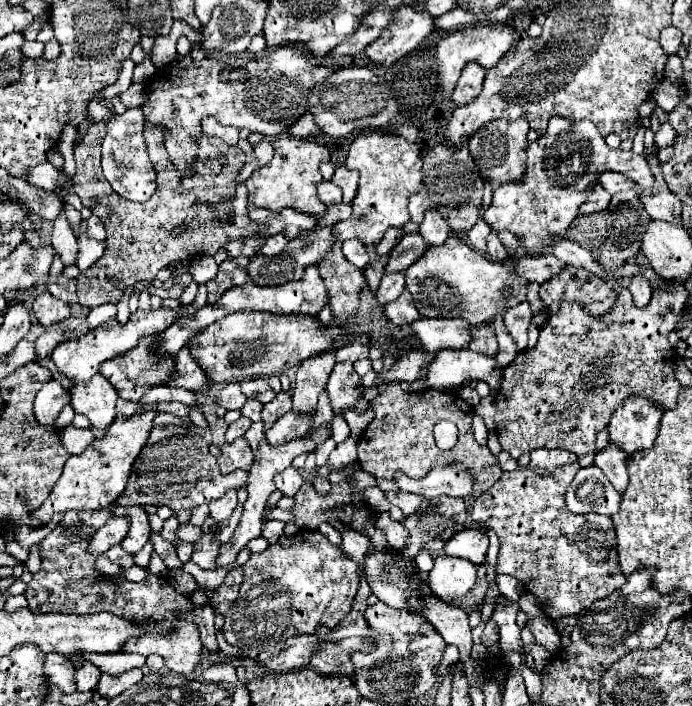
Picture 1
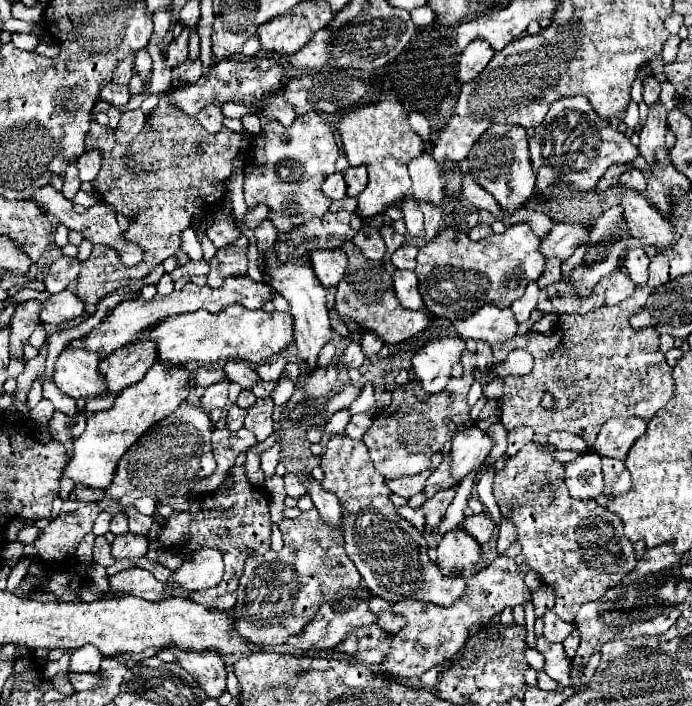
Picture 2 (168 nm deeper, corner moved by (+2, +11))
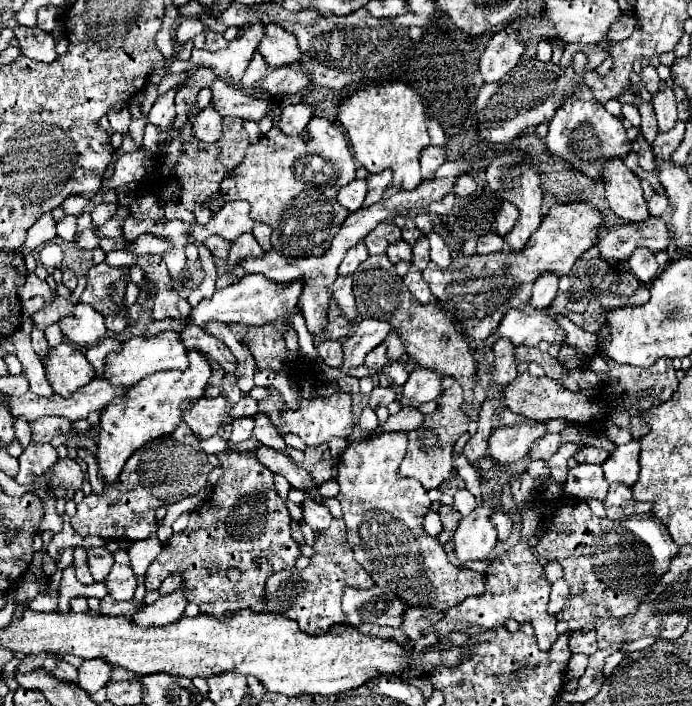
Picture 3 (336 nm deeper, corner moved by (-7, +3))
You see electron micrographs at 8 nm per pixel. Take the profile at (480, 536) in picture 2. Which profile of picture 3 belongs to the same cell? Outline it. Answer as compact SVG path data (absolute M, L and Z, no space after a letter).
M494 512L491 516L491 523L497 530L498 541L503 542L508 539L513 529L513 521L508 513Z

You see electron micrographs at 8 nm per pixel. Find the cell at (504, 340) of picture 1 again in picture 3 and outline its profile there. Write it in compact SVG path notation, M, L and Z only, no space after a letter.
M559 318L557 322L563 326L567 334L567 344L583 350L583 354L587 356L593 356L597 352L597 334L587 334L579 326L575 326L569 318Z

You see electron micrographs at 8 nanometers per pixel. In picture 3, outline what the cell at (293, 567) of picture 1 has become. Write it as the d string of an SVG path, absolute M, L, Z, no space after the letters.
M333 520L331 528L319 532L313 544L313 556L305 570L281 570L267 580L267 612L281 614L295 620L299 628L307 634L323 634L333 624L345 624L347 616L341 608L341 598L345 588L367 590L375 582L361 568L347 542L343 520Z

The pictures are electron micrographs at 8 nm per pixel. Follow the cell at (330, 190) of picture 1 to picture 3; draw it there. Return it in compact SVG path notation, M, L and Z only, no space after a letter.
M353 180L351 184L347 184L347 186L343 186L339 190L337 200L349 212L355 212L355 210L359 210L363 206L365 194L367 194L367 180Z

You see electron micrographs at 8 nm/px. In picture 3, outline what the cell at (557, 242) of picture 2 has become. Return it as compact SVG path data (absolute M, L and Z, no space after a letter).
M649 218L643 224L627 224L621 228L603 228L599 242L595 244L601 250L603 258L615 258L615 260L627 260L635 248L647 246L653 252L661 252L671 244L671 232L667 228L667 222L663 218Z

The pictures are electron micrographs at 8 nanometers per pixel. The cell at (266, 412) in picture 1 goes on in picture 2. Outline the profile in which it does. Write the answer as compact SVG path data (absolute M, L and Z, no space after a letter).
M258 398L256 404L248 408L244 428L254 432L256 440L266 440L272 434L272 430L274 430L274 426L272 426L274 424L272 422L272 410L274 410L272 398Z

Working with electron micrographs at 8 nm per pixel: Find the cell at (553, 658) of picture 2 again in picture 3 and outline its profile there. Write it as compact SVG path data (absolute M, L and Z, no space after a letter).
M521 536L521 540L511 550L495 558L489 570L485 572L485 578L487 578L485 596L471 596L469 600L463 600L457 608L449 608L445 612L441 624L437 624L439 642L433 648L425 650L421 656L423 668L435 668L437 664L453 664L461 660L463 652L467 650L451 648L449 652L445 652L439 646L445 644L445 636L449 636L449 632L469 628L469 624L481 624L483 628L495 628L495 626L503 626L507 618L515 618L519 624L529 622L535 628L535 638L541 648L551 648L551 644L557 640L557 630L555 630L557 618L547 612L551 584L545 578L545 570L541 562L535 558L535 554L529 548L529 538Z

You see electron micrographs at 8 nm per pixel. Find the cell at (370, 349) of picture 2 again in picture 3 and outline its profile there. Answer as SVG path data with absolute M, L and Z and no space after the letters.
M397 332L389 334L389 340L385 340L385 344L389 344L389 358L391 360L401 360L405 354L405 344L401 340L401 336Z

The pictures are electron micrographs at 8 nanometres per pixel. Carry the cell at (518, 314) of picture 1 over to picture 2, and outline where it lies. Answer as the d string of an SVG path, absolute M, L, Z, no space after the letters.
M530 282L524 296L510 306L518 324L522 324L522 322L526 322L530 318L532 310L536 308L536 302L538 302L538 292L540 292L540 288L536 286L536 282Z

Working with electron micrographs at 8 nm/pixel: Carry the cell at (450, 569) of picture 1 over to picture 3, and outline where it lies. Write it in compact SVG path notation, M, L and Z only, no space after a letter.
M485 498L469 516L459 520L455 530L455 554L461 562L487 558L493 546L497 544L497 530L491 524L495 512L495 500Z

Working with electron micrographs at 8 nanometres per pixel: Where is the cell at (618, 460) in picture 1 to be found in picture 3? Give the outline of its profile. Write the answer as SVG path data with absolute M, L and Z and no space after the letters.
M611 484L603 504L609 520L625 520L629 516L647 514L653 510L651 502L637 502L631 496L631 488L625 488L625 484Z

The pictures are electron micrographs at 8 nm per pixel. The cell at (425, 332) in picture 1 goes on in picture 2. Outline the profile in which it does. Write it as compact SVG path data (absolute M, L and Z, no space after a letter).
M484 304L472 316L450 322L450 328L462 338L474 338L484 340L488 344L496 344L512 338L518 330L518 324L510 308L500 310L492 304Z

